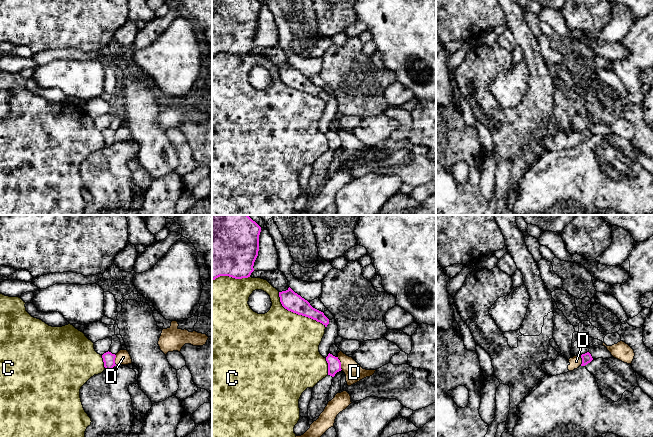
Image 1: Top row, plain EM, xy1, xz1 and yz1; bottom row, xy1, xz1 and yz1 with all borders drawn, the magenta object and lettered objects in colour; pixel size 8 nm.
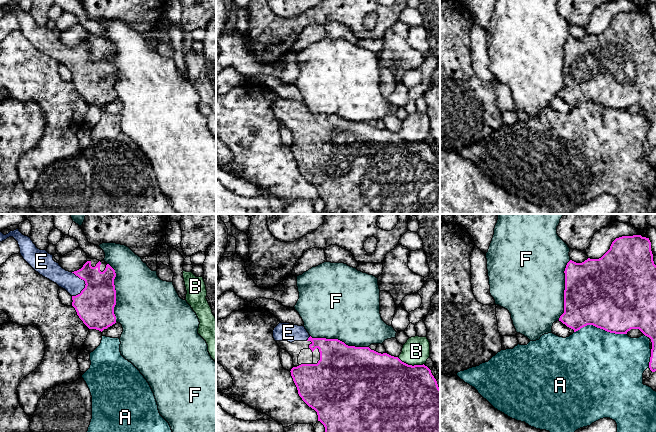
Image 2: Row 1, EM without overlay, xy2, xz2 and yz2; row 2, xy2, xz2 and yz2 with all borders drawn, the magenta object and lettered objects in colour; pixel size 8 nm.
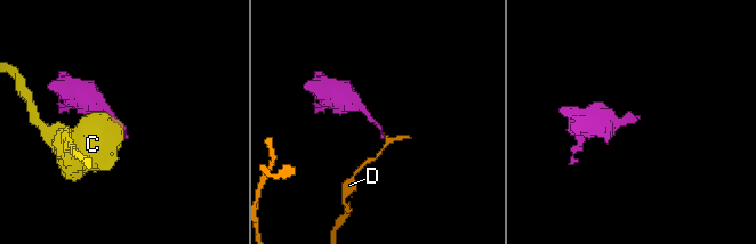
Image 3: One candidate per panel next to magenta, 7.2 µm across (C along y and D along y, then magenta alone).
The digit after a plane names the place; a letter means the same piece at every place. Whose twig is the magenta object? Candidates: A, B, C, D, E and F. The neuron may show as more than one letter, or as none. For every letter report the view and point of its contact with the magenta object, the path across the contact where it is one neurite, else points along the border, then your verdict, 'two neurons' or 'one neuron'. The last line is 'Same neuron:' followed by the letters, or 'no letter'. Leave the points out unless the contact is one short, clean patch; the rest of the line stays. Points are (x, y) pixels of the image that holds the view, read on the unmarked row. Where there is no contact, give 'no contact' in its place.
A: yz2 (600, 104) | two neurons
B: xz2 (410, 141) | two neurons
C: xz1 (297, 89) | two neurons
D: xz1 (340, 139) | along xz1 (337, 133), (342, 145) | two neurons
E: xy2 (85, 59) | one neuron
F: yz2 (564, 66) | two neurons
Same neuron: E

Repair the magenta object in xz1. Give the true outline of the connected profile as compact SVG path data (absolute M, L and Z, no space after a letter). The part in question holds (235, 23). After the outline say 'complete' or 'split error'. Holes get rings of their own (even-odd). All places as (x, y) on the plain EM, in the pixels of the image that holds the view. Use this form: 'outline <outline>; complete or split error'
outline M212 0L212 56L220 52L250 53L258 32L260 8L258 0Z; complete

